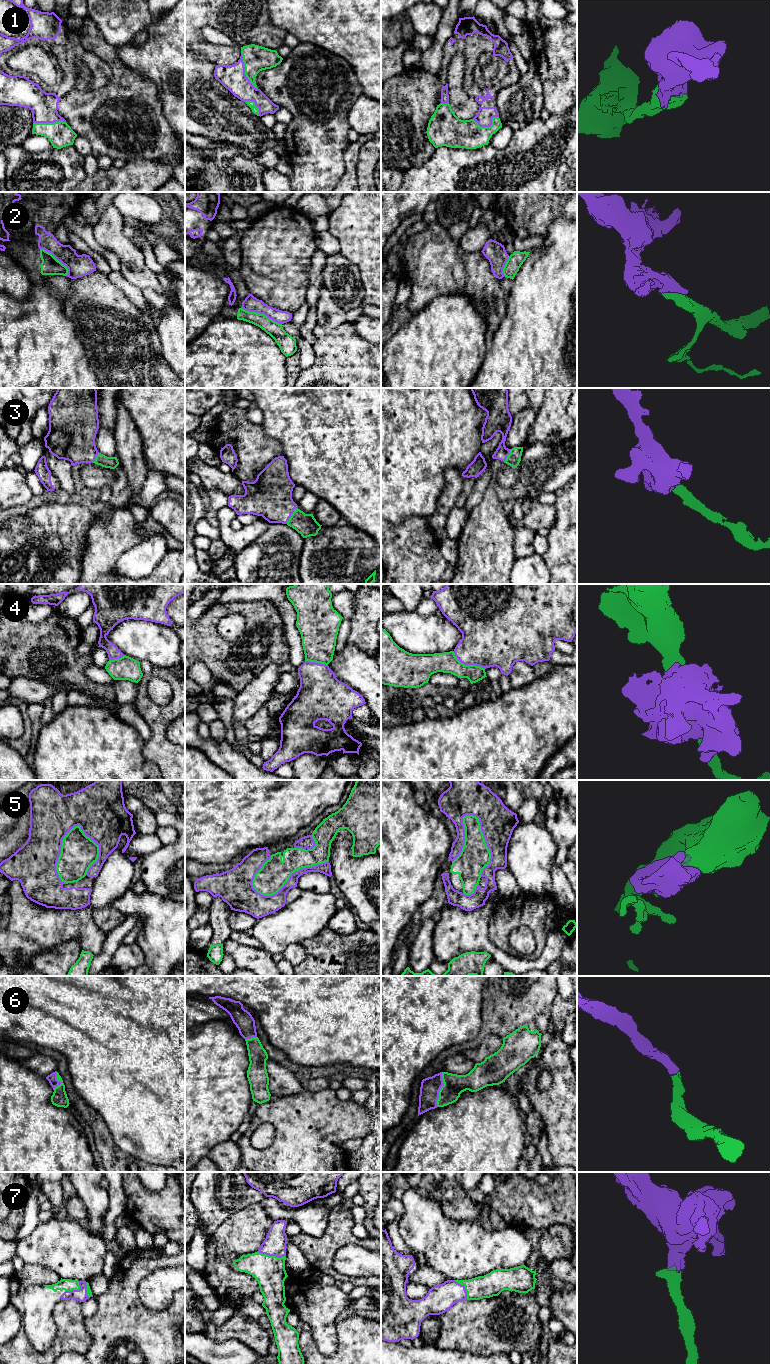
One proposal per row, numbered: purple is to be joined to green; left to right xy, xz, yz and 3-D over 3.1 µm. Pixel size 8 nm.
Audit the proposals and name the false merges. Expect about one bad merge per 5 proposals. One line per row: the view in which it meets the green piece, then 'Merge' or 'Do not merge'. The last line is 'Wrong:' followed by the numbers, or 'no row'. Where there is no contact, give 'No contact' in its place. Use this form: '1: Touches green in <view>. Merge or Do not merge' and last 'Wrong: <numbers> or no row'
1: Touches green in xz. Merge
2: Touches green in xz. Do not merge
3: Touches green in xz. Merge
4: Touches green in yz. Do not merge
5: Touches green in yz. Do not merge
6: Touches green in yz. Merge
7: Touches green in xz. Merge
Wrong: 2, 4, 5

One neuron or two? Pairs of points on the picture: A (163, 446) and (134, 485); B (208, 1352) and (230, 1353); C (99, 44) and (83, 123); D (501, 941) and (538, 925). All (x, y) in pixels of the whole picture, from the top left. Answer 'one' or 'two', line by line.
A: two
B: one
C: one
D: one

